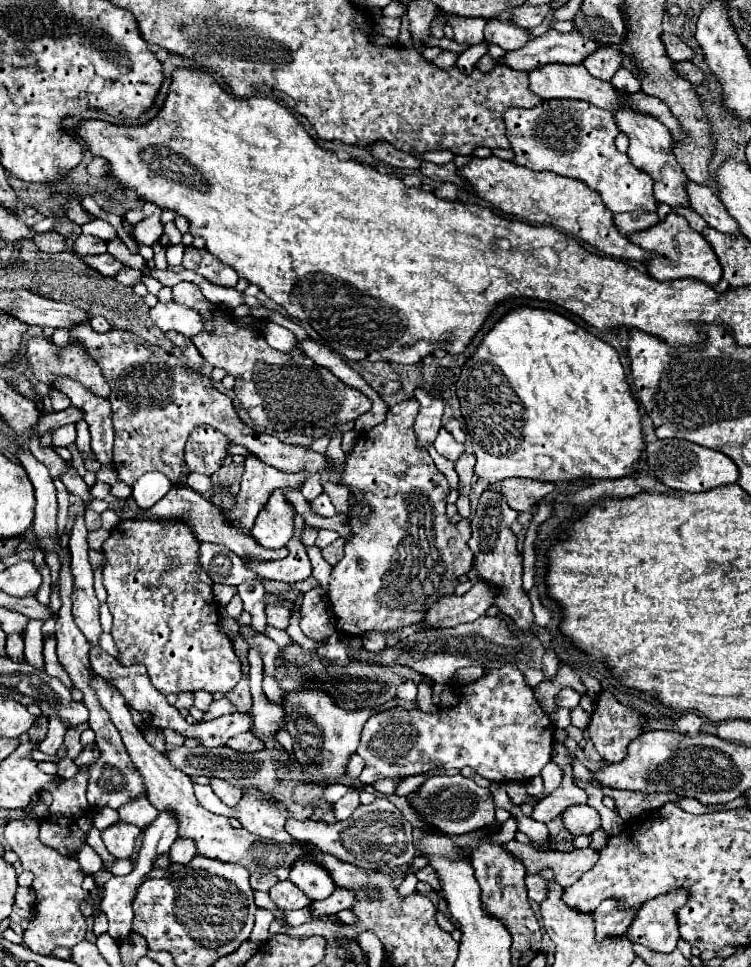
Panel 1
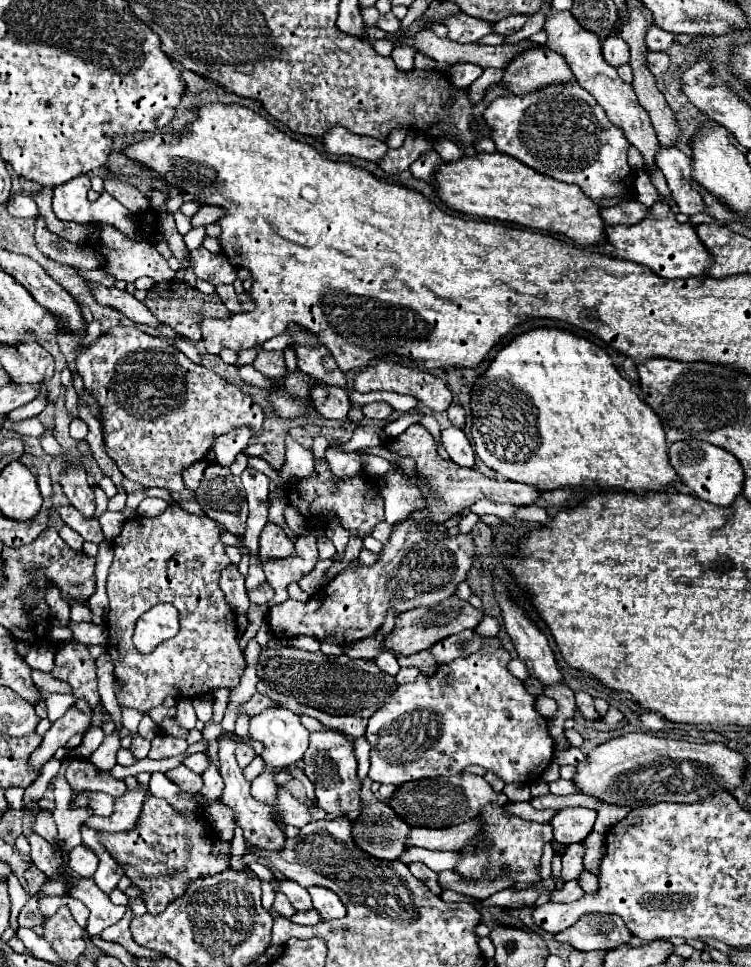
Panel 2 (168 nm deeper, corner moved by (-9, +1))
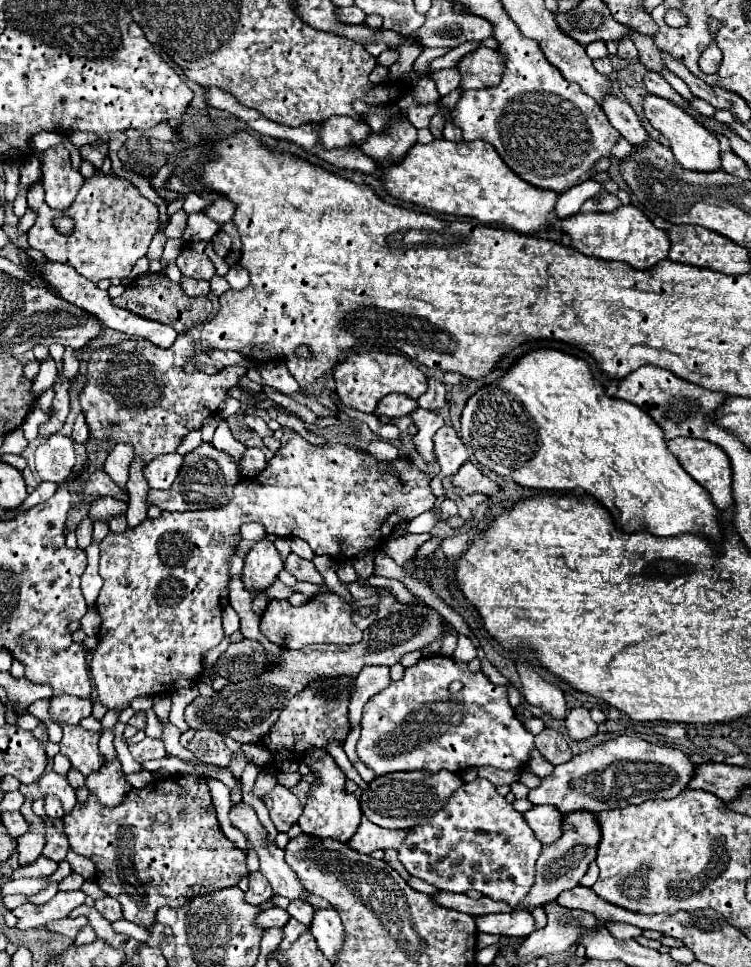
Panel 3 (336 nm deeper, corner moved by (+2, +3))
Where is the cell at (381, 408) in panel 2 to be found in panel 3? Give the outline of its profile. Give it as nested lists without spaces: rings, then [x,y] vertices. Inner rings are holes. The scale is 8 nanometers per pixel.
[[[391,393],[379,401],[379,407],[375,409],[375,415],[389,415],[389,417],[403,417],[413,413],[419,407],[419,403],[407,395]]]

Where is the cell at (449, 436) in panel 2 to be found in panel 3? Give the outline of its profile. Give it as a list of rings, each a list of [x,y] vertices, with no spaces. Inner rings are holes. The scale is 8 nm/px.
[[[443,425],[435,433],[433,443],[435,443],[437,461],[441,465],[441,475],[455,475],[459,471],[459,467],[469,459],[467,447],[463,445],[463,441],[455,433],[455,429],[449,425]]]

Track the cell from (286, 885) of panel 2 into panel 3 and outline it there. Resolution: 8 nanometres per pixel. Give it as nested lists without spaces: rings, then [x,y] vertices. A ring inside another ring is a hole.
[[[291,901],[291,905],[287,907],[287,913],[289,913],[291,917],[295,917],[299,923],[311,927],[311,921],[313,921],[313,913],[315,913],[315,909],[313,909],[309,903]]]

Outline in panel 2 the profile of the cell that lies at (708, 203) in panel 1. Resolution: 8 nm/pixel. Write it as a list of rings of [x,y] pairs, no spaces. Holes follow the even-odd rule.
[[[662,147],[656,157],[656,165],[664,173],[668,187],[672,191],[672,197],[680,207],[680,211],[686,215],[704,213],[706,203],[702,195],[692,187],[692,181],[694,181],[692,177],[694,169],[690,167],[692,159],[676,147]]]

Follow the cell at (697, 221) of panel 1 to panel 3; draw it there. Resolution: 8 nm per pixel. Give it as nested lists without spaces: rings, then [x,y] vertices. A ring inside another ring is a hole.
[[[621,137],[613,147],[611,153],[616,159],[621,160],[630,155],[631,149],[631,144],[624,137]]]

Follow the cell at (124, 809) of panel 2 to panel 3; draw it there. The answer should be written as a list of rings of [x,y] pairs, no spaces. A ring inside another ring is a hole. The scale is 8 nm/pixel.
[[[117,757],[105,759],[105,763],[93,771],[85,781],[89,793],[99,795],[99,801],[107,807],[115,807],[115,803],[123,801],[123,795],[131,791],[129,783],[125,781],[121,761]]]

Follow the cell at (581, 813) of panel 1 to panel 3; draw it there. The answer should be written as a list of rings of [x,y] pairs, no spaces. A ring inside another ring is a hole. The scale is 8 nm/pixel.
[[[531,807],[523,813],[523,819],[543,845],[559,839],[559,819],[563,819],[563,813],[555,811],[555,807]]]

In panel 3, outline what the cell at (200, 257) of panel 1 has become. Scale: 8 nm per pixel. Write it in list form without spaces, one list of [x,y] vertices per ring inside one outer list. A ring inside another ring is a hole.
[[[189,241],[183,245],[181,255],[177,257],[177,267],[183,275],[205,281],[209,281],[215,275],[215,267],[211,259],[205,255],[207,245],[209,241]]]

